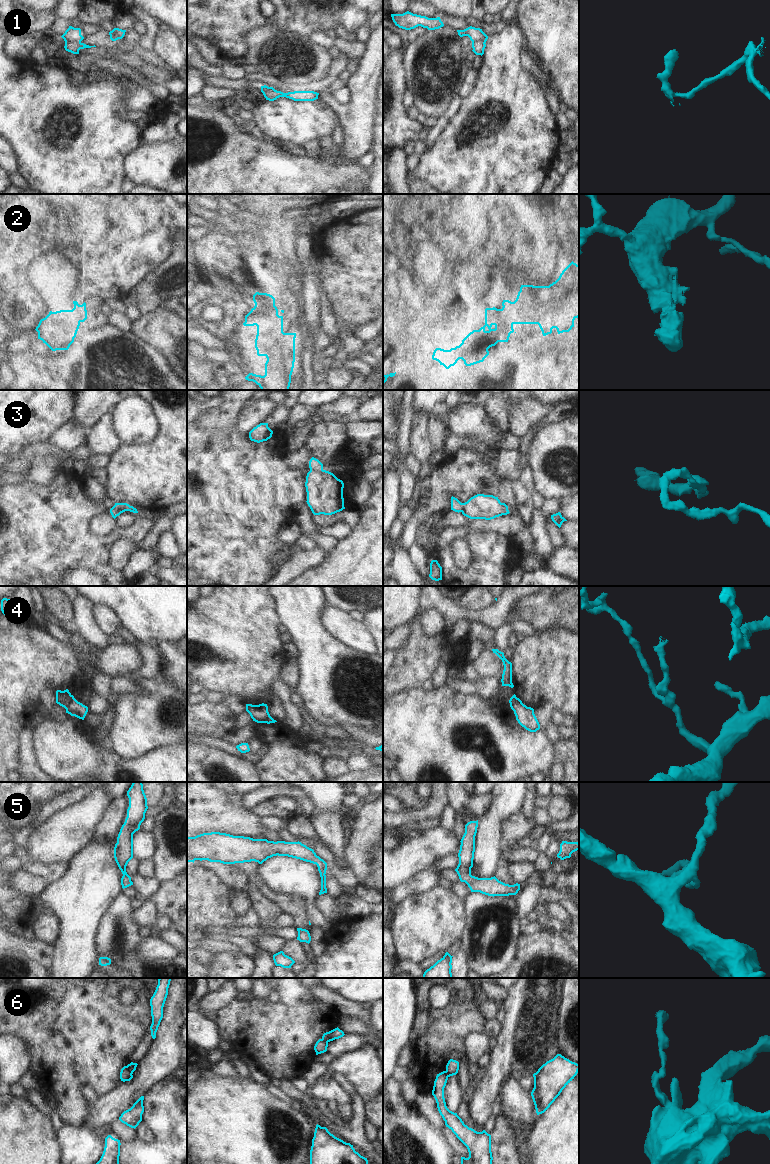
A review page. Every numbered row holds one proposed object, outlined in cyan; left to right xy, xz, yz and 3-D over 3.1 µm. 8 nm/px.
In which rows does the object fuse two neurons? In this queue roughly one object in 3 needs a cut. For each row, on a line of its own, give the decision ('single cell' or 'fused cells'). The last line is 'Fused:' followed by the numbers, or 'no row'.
1: fused cells
2: single cell
3: fused cells
4: fused cells
5: single cell
6: fused cells
Fused: 1, 3, 4, 6

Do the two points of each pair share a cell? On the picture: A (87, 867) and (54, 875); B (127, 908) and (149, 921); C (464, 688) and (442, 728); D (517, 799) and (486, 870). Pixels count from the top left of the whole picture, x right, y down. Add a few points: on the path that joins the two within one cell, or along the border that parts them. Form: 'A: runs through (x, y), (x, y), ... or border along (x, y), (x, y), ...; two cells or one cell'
A: border along (69, 864), (67, 872), (49, 885); two cells
B: border along (134, 908), (133, 922), (139, 928); two cells
C: border along (446, 683), (459, 692), (474, 694), (481, 698); two cells
D: runs through (499, 817), (490, 826), (488, 852); one cell

